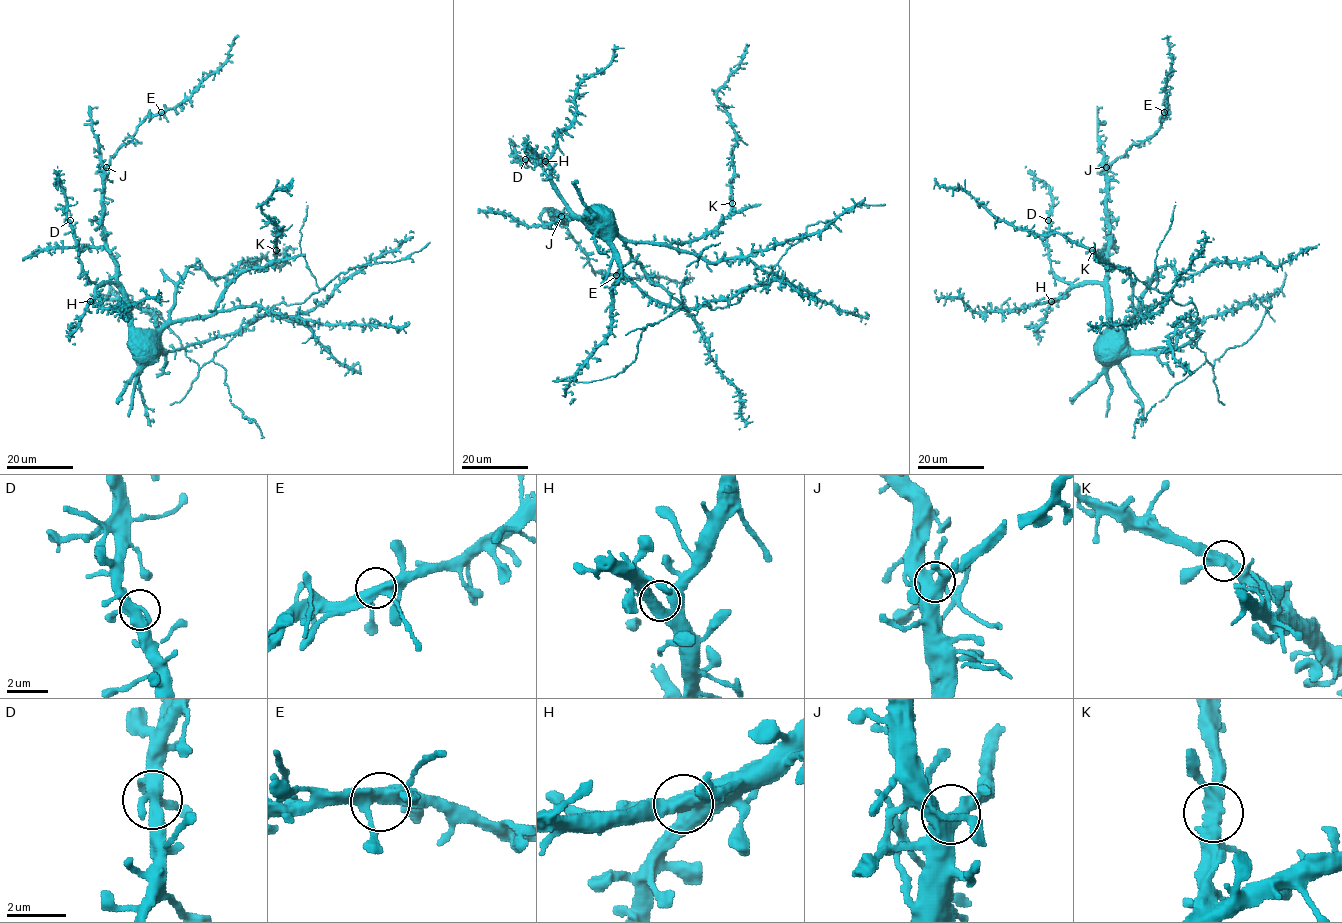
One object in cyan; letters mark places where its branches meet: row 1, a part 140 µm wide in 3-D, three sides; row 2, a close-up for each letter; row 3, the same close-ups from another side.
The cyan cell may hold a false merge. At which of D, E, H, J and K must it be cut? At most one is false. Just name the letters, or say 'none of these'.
none of these

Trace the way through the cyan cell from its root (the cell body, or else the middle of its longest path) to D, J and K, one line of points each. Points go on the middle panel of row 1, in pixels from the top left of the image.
D: (594, 219), (595, 216), (576, 216), (544, 168), (533, 157), (525, 159)
J: (594, 219), (595, 216), (558, 219), (561, 216)
K: (594, 219), (600, 216), (628, 240), (685, 243), (714, 230), (730, 214), (731, 203)

